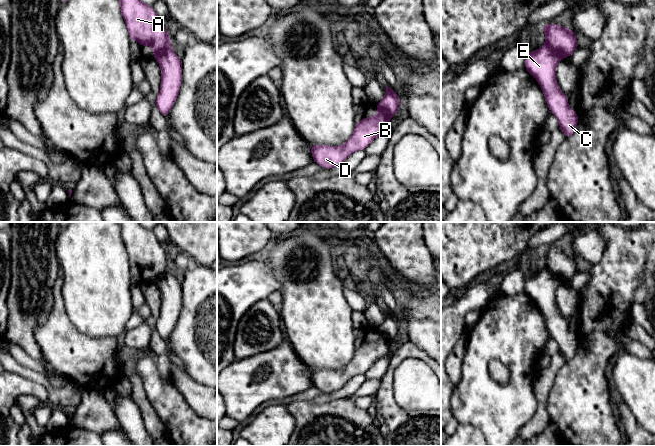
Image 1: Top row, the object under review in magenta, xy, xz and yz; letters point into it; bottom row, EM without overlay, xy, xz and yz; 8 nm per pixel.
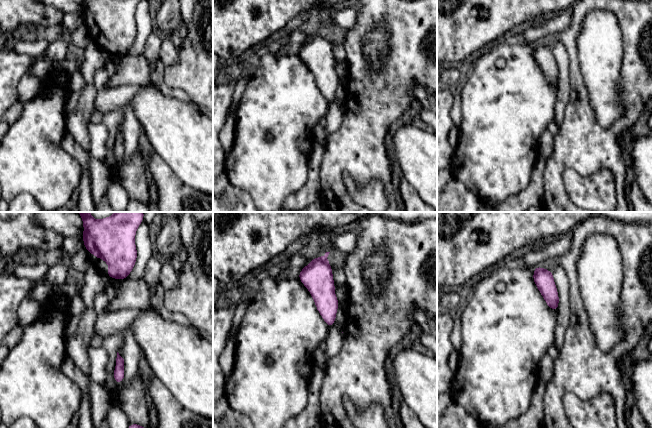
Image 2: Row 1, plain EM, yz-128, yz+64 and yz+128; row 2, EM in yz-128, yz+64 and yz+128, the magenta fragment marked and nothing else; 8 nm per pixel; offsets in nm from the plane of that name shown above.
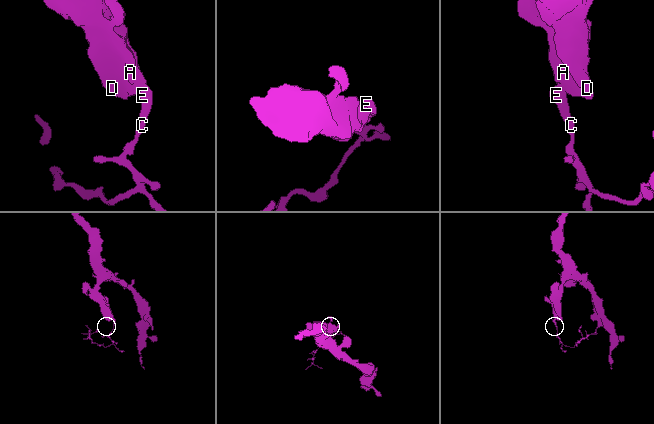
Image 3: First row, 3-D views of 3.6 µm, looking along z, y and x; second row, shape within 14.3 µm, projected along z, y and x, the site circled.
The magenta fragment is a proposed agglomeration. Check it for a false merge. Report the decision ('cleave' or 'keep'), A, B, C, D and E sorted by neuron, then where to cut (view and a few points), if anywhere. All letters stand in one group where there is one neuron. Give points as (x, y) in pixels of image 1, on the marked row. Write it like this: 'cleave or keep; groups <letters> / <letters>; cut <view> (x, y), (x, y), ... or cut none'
cleave; groups A B D / C E; cut yz (546, 41), (562, 57)

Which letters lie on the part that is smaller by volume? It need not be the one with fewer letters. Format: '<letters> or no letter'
C, E

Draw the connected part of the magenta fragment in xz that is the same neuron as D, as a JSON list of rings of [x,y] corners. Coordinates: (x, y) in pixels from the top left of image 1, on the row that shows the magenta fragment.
[[[377,107],[376,116],[364,117],[361,121],[356,122],[353,134],[343,145],[310,145],[314,162],[325,169],[340,166],[352,153],[365,150],[379,135],[389,131],[389,120],[388,113]]]

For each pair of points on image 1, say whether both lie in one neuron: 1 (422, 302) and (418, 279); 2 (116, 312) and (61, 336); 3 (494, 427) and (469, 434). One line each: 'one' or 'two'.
1: two
2: two
3: two

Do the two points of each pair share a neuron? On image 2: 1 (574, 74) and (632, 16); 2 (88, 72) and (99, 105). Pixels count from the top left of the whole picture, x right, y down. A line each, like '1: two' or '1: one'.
1: one
2: two

